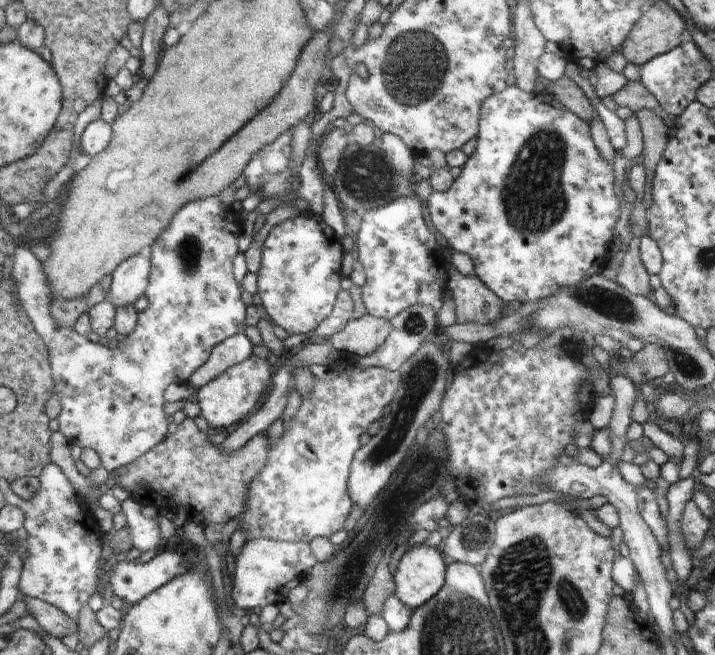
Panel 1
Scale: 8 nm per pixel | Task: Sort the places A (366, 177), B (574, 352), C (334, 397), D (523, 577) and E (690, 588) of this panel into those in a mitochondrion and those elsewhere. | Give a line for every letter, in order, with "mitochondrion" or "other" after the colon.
A: mitochondrion
B: other
C: other
D: mitochondrion
E: other

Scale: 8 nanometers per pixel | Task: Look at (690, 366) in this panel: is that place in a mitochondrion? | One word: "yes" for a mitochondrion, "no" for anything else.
yes

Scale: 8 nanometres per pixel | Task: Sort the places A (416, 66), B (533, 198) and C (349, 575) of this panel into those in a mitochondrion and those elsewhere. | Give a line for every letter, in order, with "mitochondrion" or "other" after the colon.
A: mitochondrion
B: mitochondrion
C: mitochondrion

